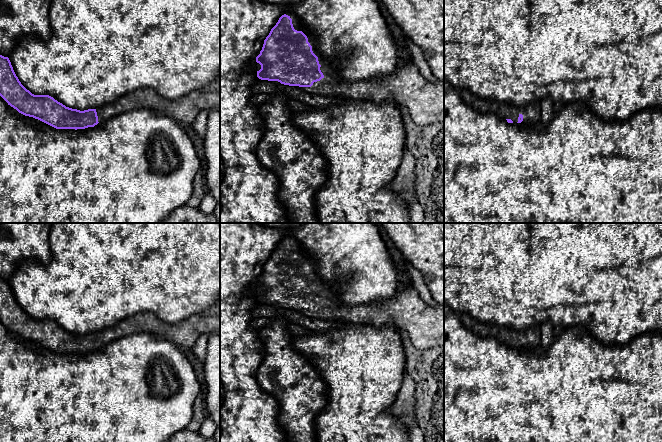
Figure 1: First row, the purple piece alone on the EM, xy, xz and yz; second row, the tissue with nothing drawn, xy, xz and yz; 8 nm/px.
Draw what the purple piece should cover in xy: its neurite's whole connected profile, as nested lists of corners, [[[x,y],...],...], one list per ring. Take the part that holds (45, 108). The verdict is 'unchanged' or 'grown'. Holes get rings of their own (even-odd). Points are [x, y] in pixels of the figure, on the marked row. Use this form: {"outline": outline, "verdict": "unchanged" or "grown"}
{"outline": [[[0,55],[0,96],[19,113],[38,119],[56,129],[85,129],[111,117],[138,109],[151,110],[166,115],[178,124],[192,125],[197,115],[203,111],[220,108],[220,92],[211,88],[193,91],[175,100],[166,99],[151,89],[138,89],[127,93],[101,108],[80,111],[66,107],[49,95],[34,95],[27,90],[16,76],[8,57]]], "verdict": "grown"}

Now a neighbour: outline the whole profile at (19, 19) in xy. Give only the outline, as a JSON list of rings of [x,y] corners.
[[[0,0],[0,55],[9,57],[14,48],[25,38],[33,37],[42,41],[47,41],[51,37],[51,25],[49,20],[49,11],[51,8],[52,0]]]

